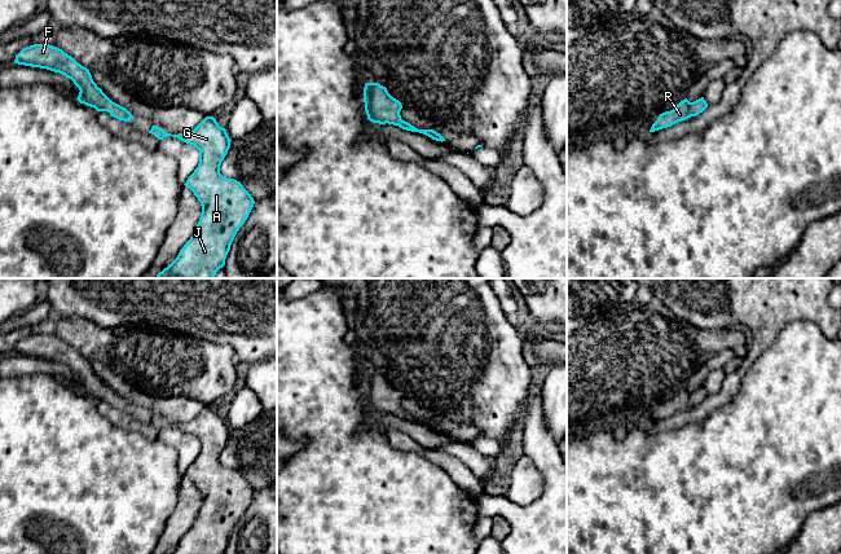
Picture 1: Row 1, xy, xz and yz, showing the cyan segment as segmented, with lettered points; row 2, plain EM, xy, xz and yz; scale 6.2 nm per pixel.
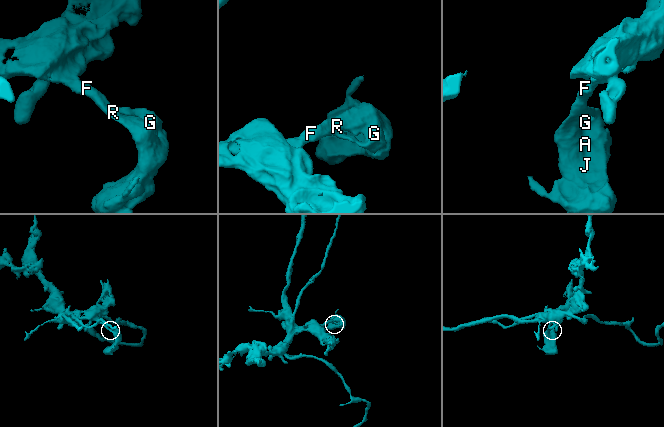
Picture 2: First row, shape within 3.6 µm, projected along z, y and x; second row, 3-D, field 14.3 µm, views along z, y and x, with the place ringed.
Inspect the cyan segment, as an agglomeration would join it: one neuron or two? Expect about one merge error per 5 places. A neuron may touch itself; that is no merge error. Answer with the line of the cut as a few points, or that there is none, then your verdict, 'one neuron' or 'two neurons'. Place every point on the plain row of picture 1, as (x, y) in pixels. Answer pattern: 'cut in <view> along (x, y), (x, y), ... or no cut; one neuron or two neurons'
no cut; one neuron

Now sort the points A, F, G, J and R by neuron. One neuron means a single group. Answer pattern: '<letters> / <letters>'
A F G J R

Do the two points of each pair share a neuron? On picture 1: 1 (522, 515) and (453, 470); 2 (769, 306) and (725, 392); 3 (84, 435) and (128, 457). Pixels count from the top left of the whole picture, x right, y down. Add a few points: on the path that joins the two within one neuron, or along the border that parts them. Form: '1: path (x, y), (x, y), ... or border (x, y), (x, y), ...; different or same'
1: border (483, 493), (476, 497); different
2: path (765, 328), (761, 343), (742, 370); same
3: path (95, 445), (101, 452), (110, 452), (118, 457); same

